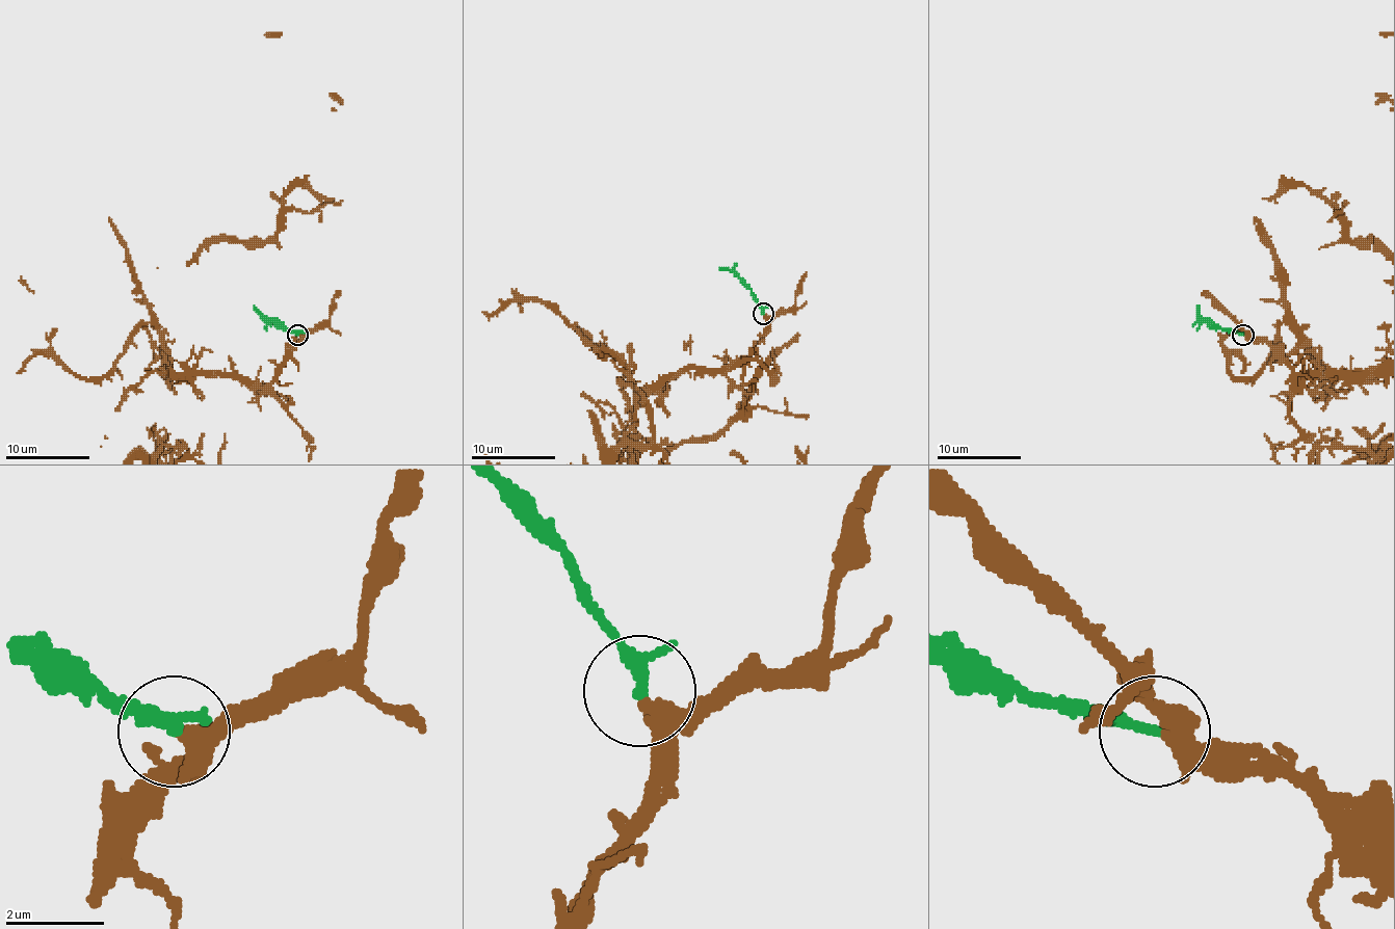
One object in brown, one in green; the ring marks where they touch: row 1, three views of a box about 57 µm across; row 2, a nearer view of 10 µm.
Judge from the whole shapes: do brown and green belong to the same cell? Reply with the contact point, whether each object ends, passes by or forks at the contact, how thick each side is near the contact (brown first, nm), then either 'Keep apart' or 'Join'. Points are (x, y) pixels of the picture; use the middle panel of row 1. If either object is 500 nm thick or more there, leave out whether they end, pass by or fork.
Place: (763, 313). At the ring brown passes by. At the ring green passes by. Thickness 360 nm (brown) against 190 nm. Join

